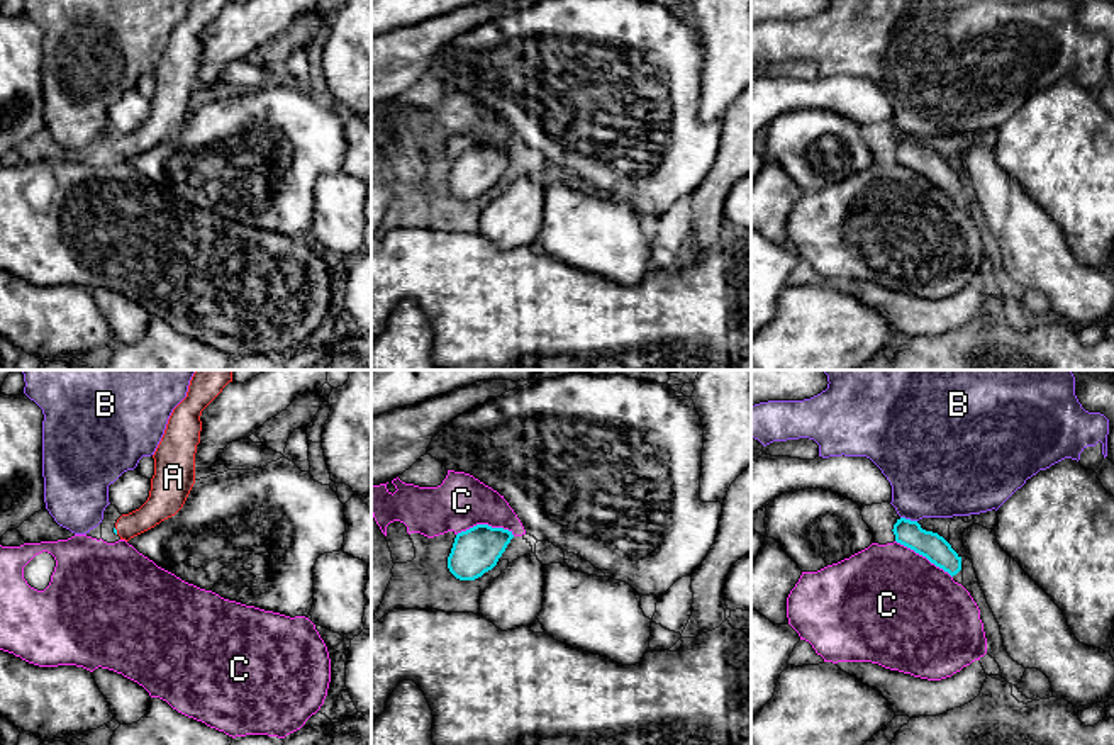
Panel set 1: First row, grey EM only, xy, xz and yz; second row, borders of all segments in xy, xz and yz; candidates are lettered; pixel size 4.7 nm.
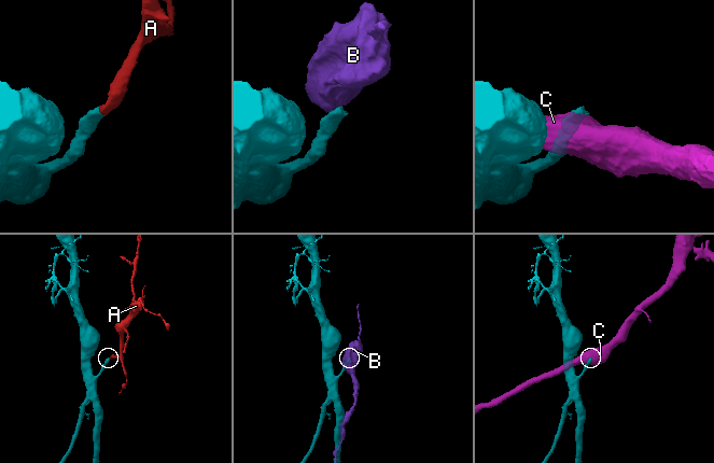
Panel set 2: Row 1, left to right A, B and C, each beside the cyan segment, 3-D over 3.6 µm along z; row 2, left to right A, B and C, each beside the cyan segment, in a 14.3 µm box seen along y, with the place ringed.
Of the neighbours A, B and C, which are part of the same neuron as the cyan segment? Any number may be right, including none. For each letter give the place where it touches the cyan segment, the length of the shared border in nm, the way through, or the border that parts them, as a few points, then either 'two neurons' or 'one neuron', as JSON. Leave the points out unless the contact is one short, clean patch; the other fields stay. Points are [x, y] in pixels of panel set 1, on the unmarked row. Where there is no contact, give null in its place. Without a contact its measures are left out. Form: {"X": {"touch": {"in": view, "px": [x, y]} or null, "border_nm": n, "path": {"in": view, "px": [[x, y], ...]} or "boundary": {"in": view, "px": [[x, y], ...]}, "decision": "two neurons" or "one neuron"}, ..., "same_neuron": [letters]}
{"A": {"touch": {"in": "xy", "px": [116, 151]}, "border_nm": 40, "path": {"in": "xy", "px": [[114, 148], [116, 151], [143, 140], [160, 124]]}, "decision": "one neuron"}, "B": {"touch": {"in": "yz", "px": [909, 140]}, "border_nm": 80, "boundary": {"in": "yz", "px": [[901, 136], [916, 141]]}, "decision": "two neurons"}, "C": {"touch": {"in": "xz", "px": [485, 145]}, "border_nm": 280, "decision": "two neurons"}, "same_neuron": ["A"]}

